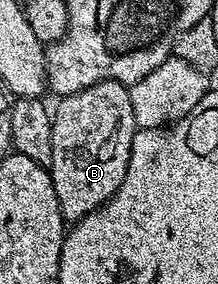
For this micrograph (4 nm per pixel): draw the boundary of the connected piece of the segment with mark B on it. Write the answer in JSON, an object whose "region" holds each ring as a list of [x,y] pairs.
{"region":[[[102,81],[68,97],[58,98],[54,106],[51,122],[53,123],[53,159],[49,172],[53,179],[53,191],[57,191],[57,203],[61,207],[64,222],[74,223],[89,215],[94,209],[100,209],[116,193],[125,179],[129,167],[133,139],[137,126],[133,119],[131,91],[119,81]]]}

